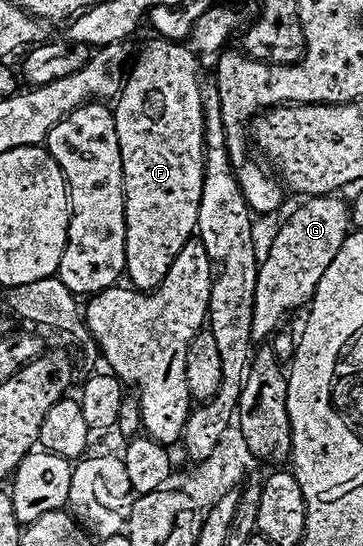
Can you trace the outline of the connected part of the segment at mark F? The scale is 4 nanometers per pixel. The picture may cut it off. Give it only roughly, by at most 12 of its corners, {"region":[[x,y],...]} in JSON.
{"region":[[154,38],[112,108],[126,271],[164,282],[195,235],[199,57]]}

